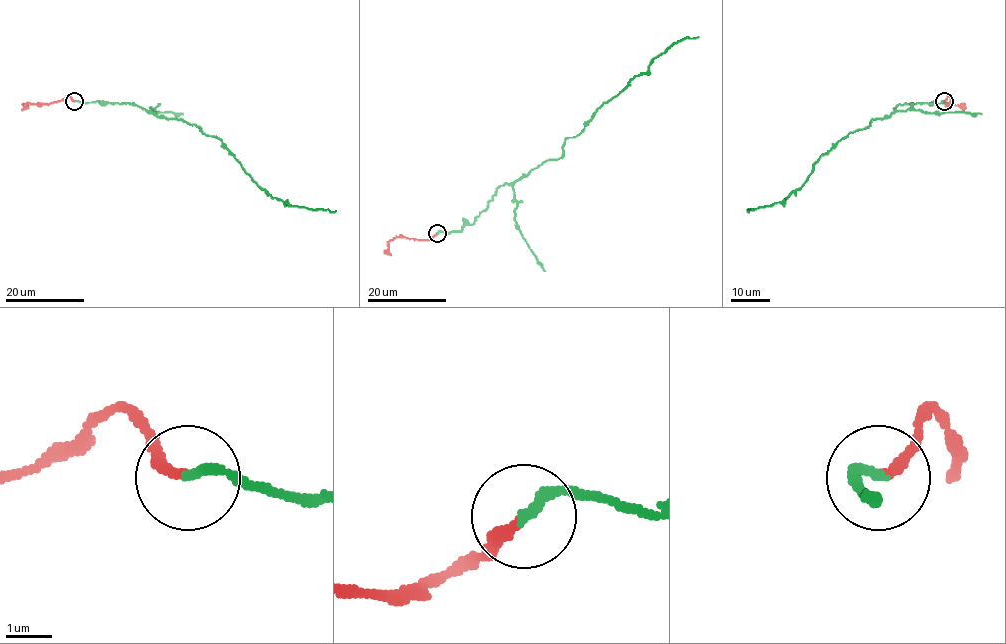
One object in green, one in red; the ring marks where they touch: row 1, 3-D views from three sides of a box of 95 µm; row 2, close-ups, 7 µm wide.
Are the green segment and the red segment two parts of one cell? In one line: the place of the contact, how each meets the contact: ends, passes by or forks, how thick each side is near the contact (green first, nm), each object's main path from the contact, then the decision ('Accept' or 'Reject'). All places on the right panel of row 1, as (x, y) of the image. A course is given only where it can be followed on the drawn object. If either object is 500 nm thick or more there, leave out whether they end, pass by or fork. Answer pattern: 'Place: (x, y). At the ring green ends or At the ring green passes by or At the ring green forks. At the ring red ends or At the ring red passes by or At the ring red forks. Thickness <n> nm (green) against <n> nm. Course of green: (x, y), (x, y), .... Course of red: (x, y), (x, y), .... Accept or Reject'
Place: (944, 101). At the ring green ends. At the ring red ends. Thickness 240 nm (green) against 240 nm. Course of green: (944, 101), (898, 104), (889, 116), (872, 119), (823, 153), (808, 180), (782, 202), (747, 211). Course of red: (944, 100), (949, 95), (947, 104), (966, 108). Reject

